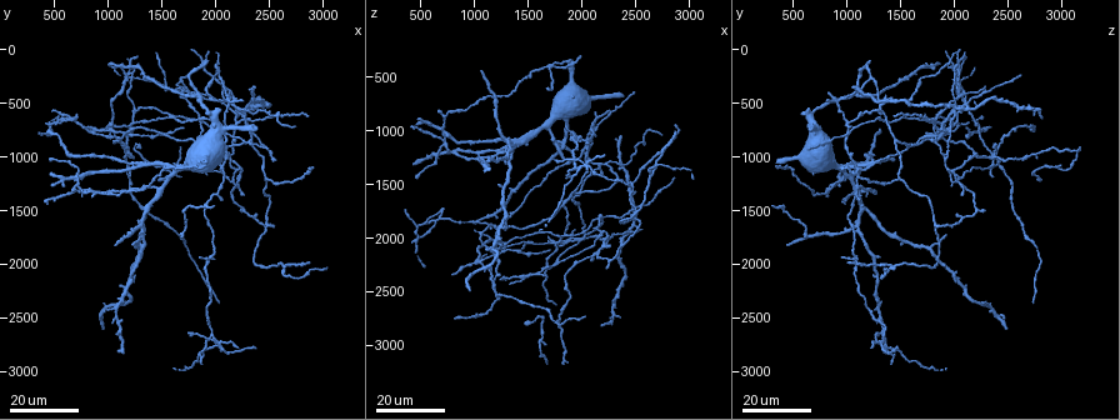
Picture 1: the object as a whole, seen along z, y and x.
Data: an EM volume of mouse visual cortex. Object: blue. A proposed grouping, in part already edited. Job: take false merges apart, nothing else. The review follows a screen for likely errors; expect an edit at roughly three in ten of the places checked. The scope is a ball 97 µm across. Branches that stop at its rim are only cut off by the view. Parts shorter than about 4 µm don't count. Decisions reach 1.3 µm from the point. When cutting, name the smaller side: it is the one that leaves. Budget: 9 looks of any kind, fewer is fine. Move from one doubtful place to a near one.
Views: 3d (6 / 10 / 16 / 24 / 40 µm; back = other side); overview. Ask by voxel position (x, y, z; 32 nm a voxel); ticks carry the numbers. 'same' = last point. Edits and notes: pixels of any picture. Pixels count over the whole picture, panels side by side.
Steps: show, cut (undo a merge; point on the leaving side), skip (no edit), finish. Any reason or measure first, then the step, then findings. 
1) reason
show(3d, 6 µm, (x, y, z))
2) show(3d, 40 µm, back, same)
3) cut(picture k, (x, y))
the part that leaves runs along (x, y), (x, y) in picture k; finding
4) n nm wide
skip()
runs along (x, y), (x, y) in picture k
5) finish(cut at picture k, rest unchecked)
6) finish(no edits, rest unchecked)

branch point
show(3d, 24 µm, (2460, 1220, 1500))

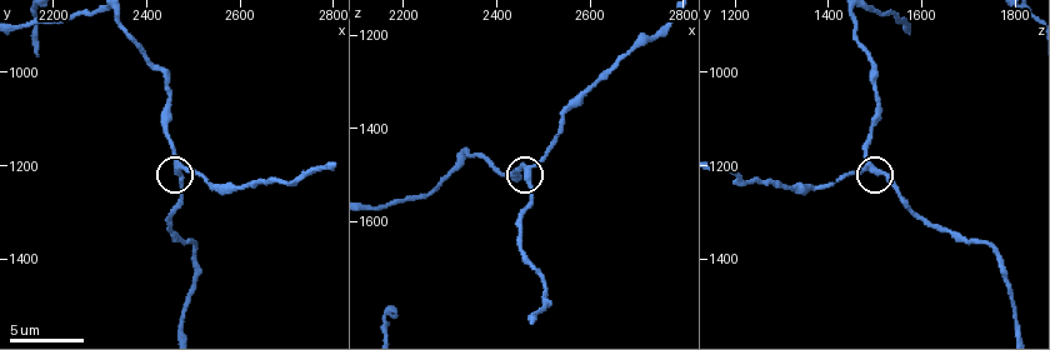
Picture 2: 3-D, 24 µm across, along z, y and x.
show(3d, 10 µm, (2480, 1205, 1480))

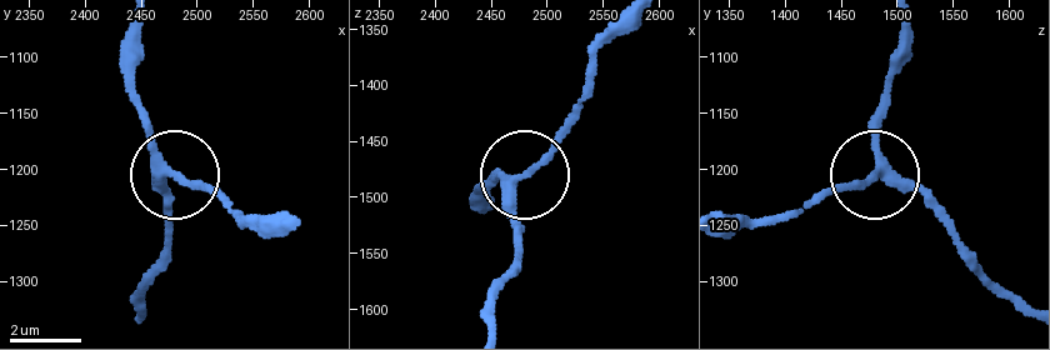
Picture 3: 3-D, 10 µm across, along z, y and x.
skip()
runs along (906, 25), (906, 53), (879, 124), (876, 175), (819, 193) in picture 3; continuous, no second neuron

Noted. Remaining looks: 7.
three arms meet
show(3d, 16 µm, (1820, 880, 1640))

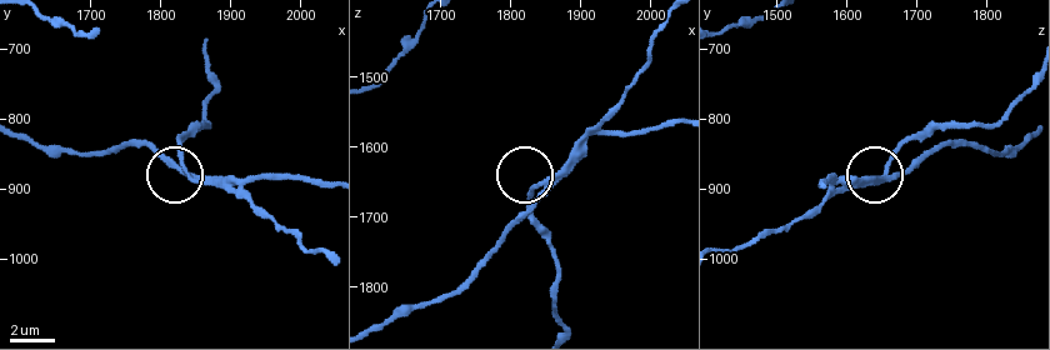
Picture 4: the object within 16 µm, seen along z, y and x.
closer look
show(3d, 6 µm, (1845, 885, 1650))

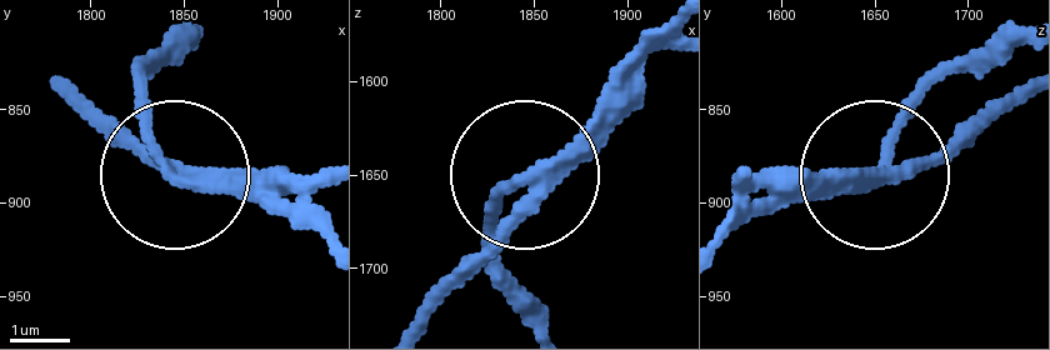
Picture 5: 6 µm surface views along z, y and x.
other side
show(3d, 6 µm, back, (1846, 884, 1654))

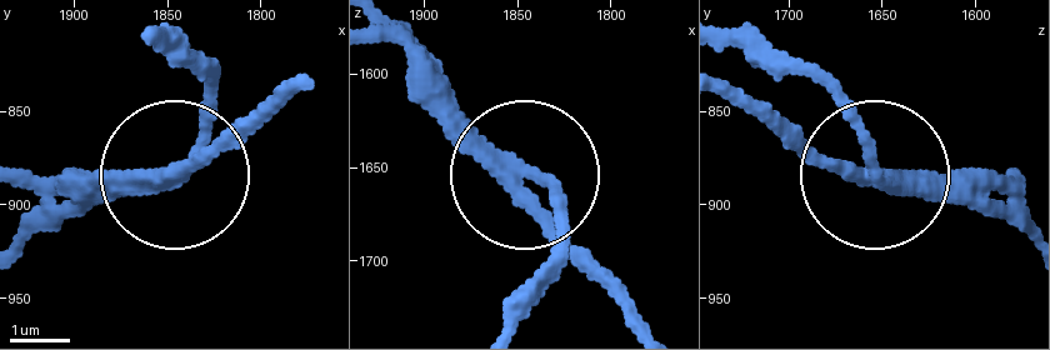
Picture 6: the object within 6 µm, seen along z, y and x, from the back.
240 nm wide
skip()
runs along (296, 93), (181, 168), (211, 68) in picture 6; all the same neuron

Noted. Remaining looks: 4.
thick turns thin
show(3d, 16 µm, (1880, 1020, 2420))

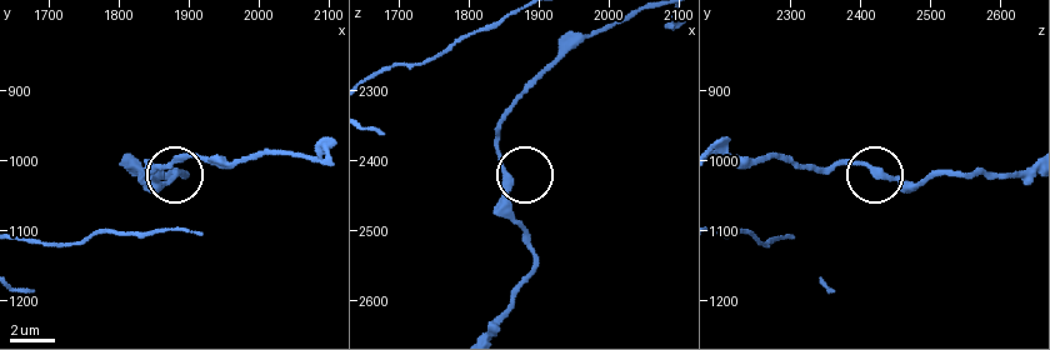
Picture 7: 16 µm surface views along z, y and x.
show(3d, 6 µm, (1850, 1020, 2420))

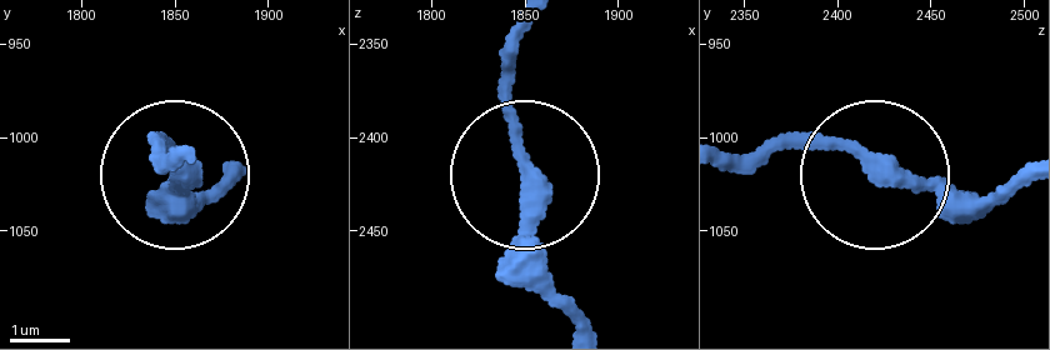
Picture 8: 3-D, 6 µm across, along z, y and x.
from behind
show(3d, 6 µm, back, (1854, 1018, 2422))

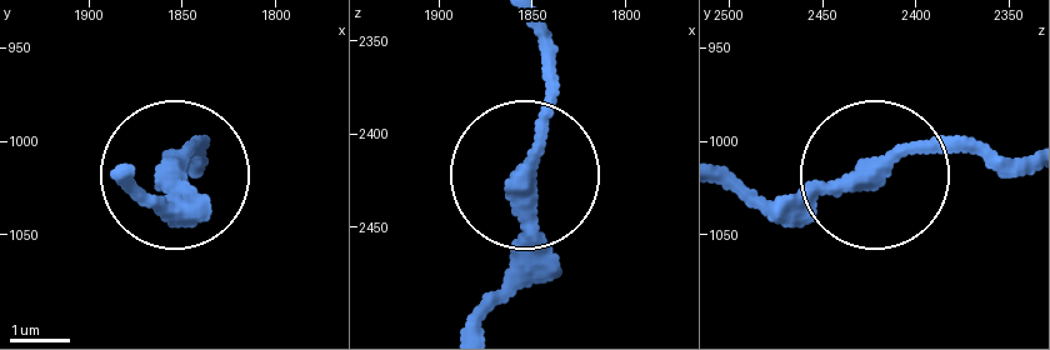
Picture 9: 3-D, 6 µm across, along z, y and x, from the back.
skip()
runs along (526, 21), (546, 126), (518, 185), (508, 300) in picture 9; one neuron here

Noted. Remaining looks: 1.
finish(no edits, rest unchecked)

